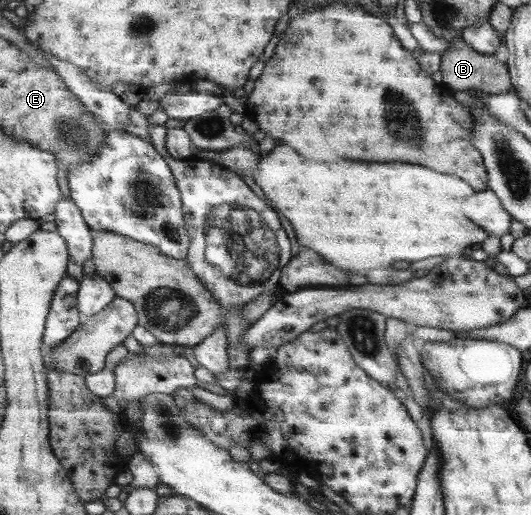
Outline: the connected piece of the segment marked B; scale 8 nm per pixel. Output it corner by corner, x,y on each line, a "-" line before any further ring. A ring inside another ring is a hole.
455,38
443,52
441,64
442,83
450,93
475,90
488,94
502,94
513,87
506,62
500,62
495,55
480,54
463,38

